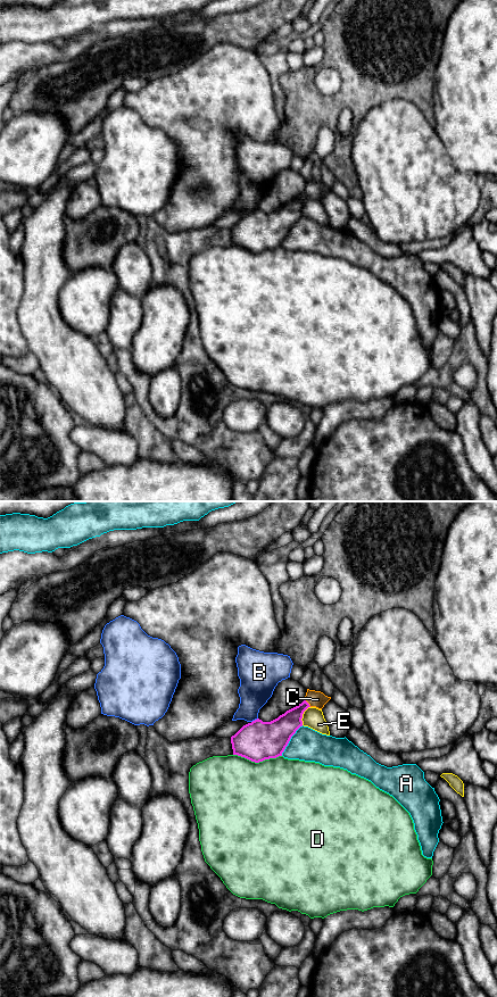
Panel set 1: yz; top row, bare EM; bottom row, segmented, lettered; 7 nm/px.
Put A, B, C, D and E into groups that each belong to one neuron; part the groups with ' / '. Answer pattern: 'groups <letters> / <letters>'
groups A / B / C / D / E

